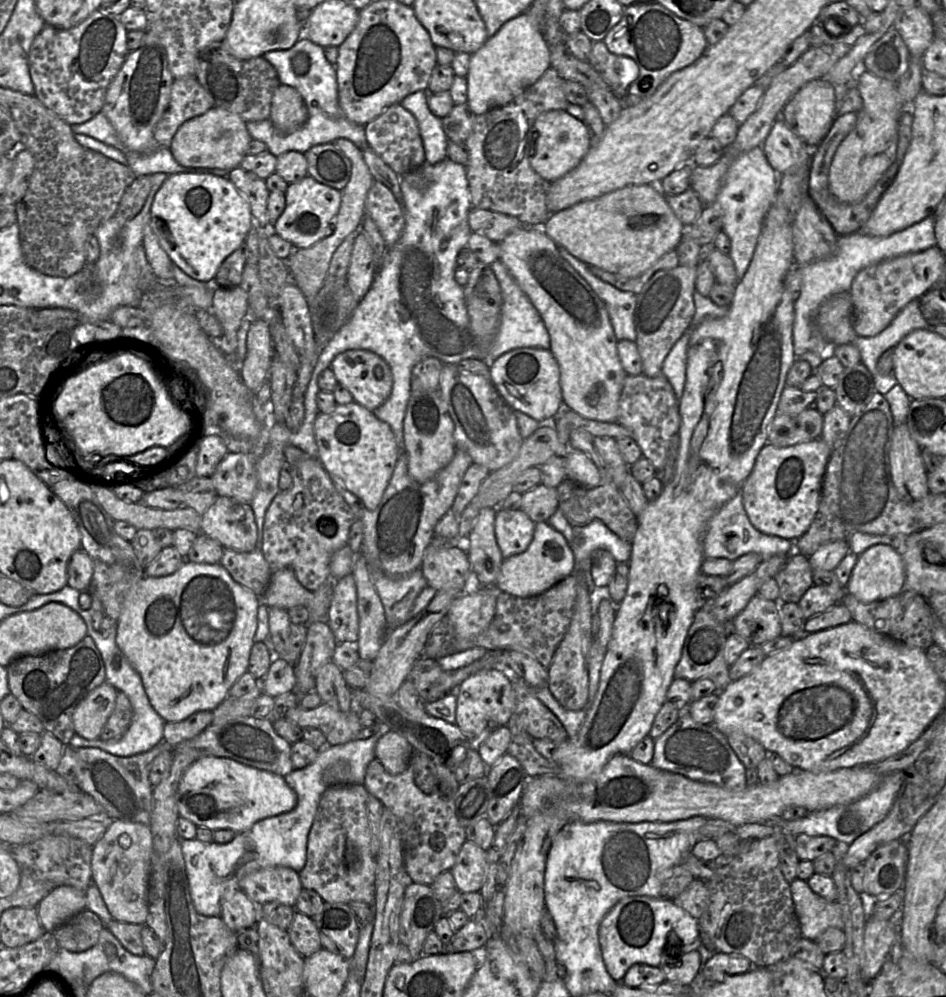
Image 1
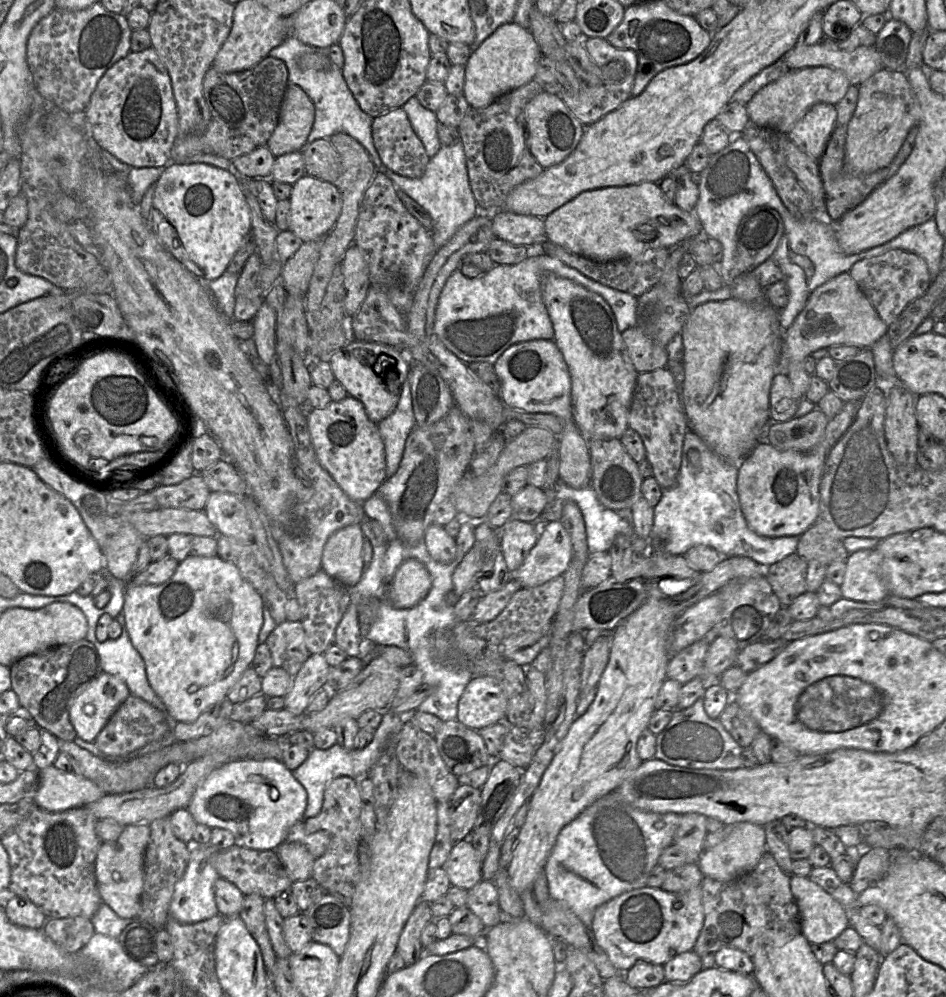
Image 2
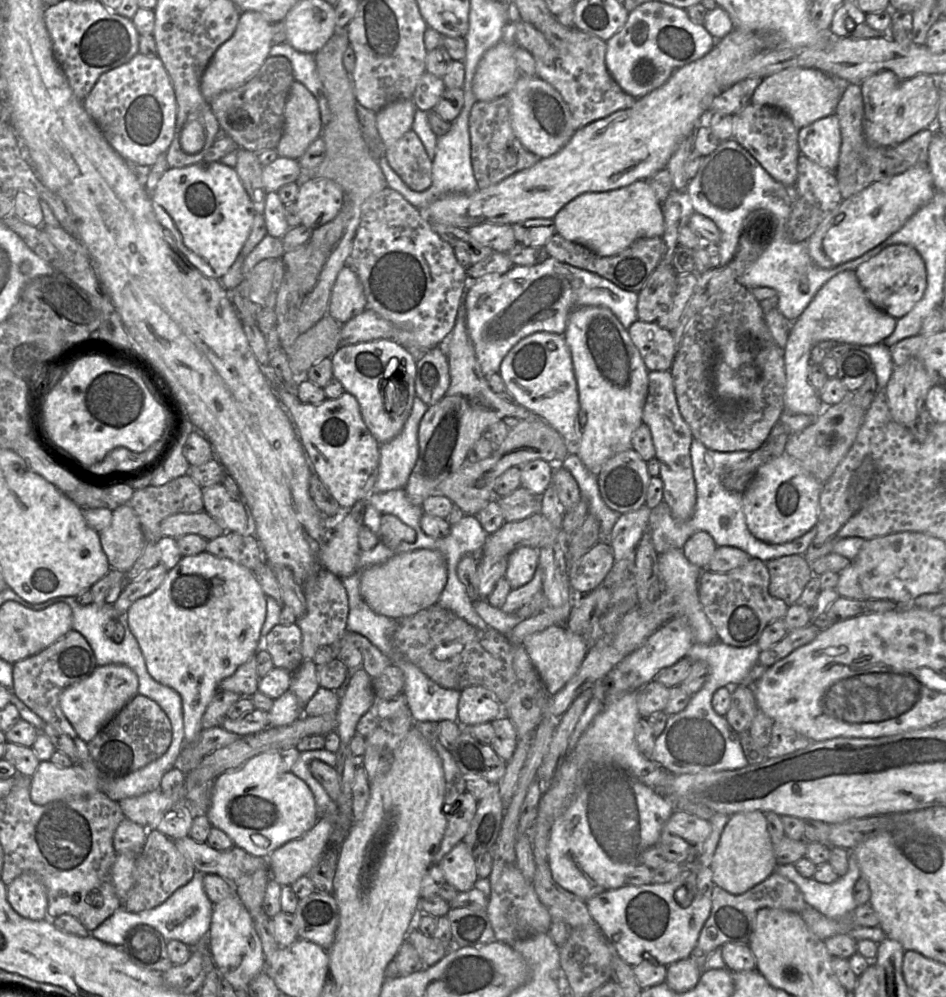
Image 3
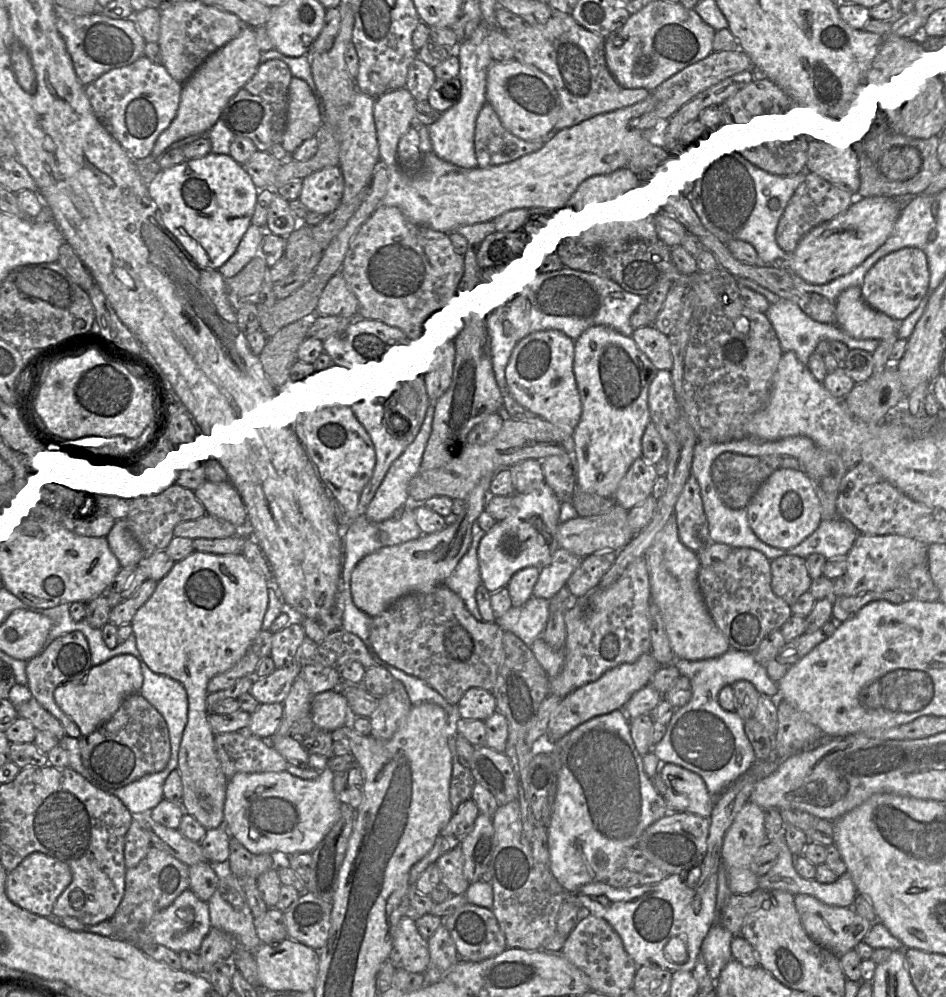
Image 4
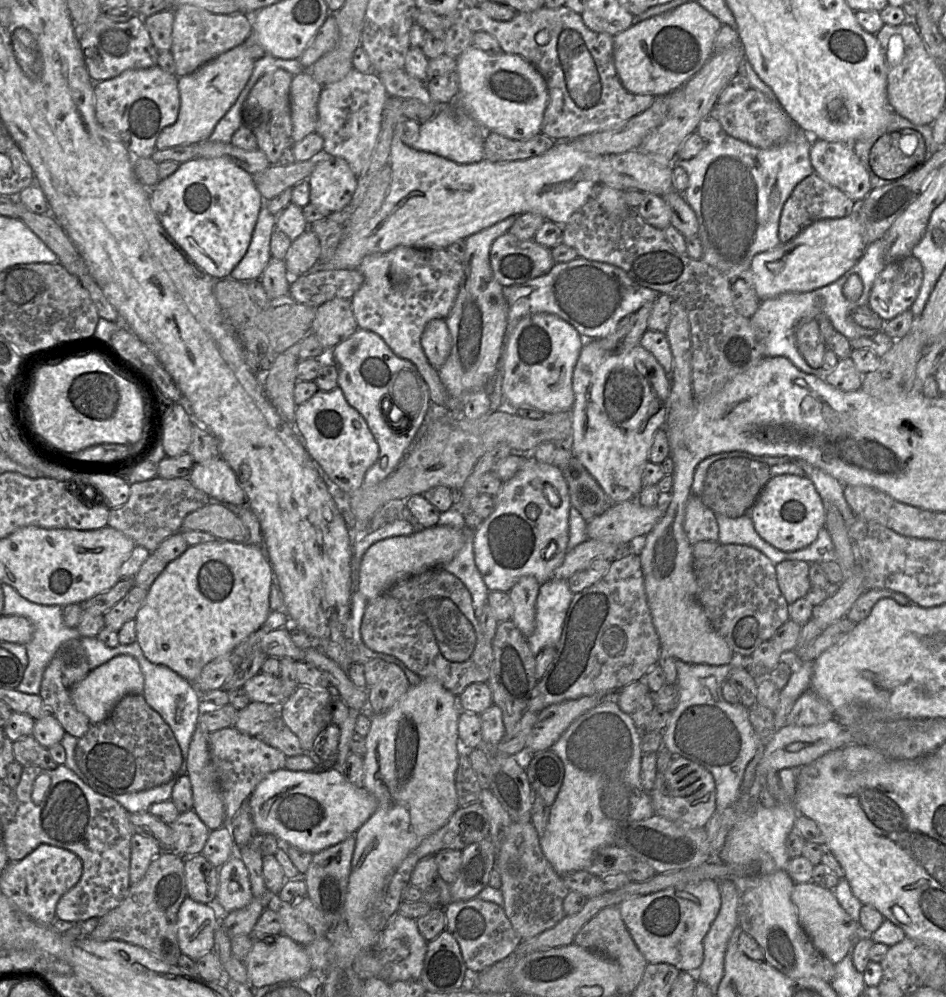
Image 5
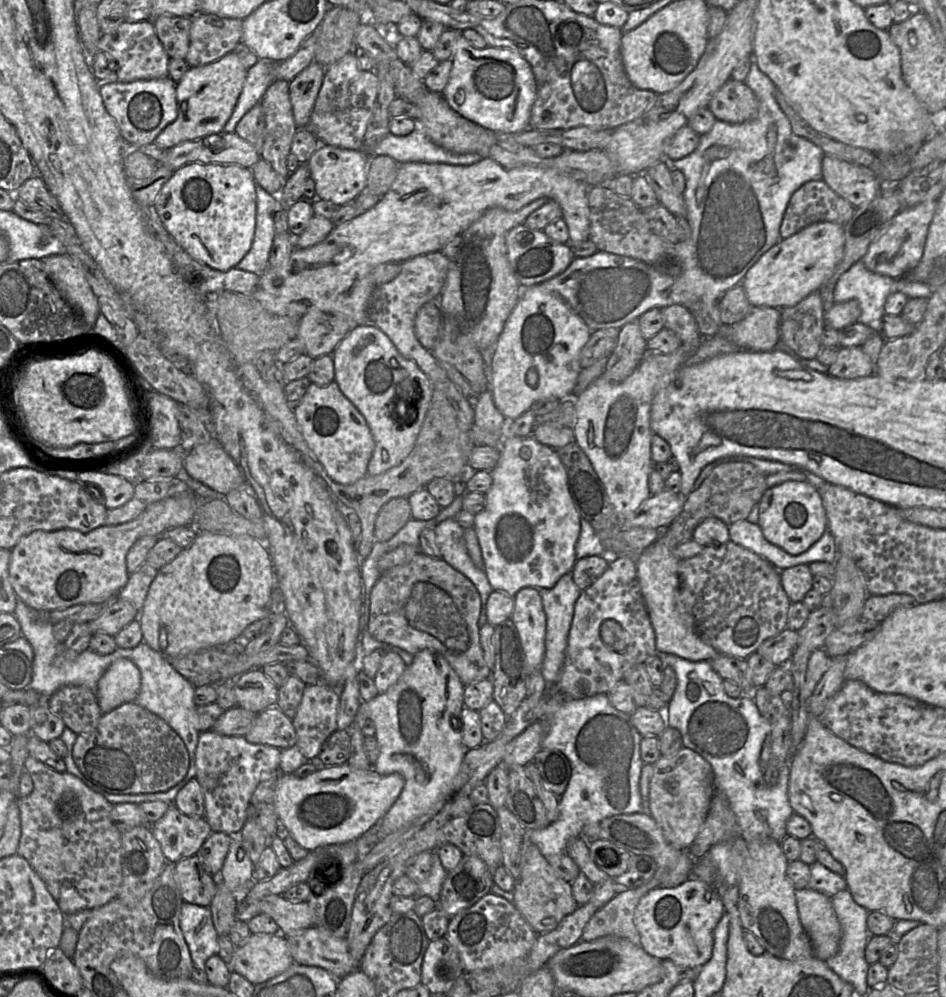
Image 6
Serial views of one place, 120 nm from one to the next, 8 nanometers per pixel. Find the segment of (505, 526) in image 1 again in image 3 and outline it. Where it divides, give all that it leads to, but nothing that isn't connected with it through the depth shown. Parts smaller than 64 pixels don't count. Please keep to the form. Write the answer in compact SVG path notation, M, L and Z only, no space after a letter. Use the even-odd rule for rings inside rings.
M521 546L508 555L505 578L511 589L519 588L532 580L538 567L538 550Z

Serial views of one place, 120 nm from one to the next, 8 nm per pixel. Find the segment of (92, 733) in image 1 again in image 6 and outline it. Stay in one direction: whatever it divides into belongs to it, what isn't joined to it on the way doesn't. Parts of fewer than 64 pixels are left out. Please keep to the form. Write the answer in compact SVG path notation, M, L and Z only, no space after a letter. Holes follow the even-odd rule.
M118 658L105 670L94 691L102 714L132 702L140 690L140 671L129 659Z

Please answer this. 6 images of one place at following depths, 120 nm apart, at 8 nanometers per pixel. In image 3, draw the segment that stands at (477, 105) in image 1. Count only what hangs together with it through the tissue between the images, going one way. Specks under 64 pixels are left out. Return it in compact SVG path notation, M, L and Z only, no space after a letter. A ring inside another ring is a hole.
M499 41L495 46L486 51L478 63L472 89L477 101L492 101L506 96L514 87L521 76L514 57L516 48L514 41Z

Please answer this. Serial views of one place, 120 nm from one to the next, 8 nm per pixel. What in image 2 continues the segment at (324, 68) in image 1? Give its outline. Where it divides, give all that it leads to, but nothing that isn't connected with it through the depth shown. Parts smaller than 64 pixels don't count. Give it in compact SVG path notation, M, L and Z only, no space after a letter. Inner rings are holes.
M287 37L281 45L271 49L268 54L268 56L280 59L286 64L288 69L289 83L300 86L309 96L309 98L312 100L315 106L315 119L311 132L307 138L306 145L318 139L329 139L331 136L339 132L346 133L352 136L353 138L355 138L365 148L377 171L379 171L380 167L382 167L382 161L374 146L372 138L372 122L374 118L370 117L360 108L359 104L355 100L354 96L352 95L351 91L349 90L343 78L341 68L338 68L335 65L331 65L330 68L327 70L315 70L315 69L301 70L298 67L297 58L299 55L304 53L313 53L317 51L326 51L326 50L320 50L312 46L306 45L296 37Z

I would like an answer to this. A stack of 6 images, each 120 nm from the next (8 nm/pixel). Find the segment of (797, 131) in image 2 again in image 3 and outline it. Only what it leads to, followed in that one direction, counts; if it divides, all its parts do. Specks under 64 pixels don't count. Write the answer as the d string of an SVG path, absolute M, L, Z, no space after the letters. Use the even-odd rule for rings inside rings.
M831 114L798 130L801 154L832 172L837 167L841 133L838 117Z

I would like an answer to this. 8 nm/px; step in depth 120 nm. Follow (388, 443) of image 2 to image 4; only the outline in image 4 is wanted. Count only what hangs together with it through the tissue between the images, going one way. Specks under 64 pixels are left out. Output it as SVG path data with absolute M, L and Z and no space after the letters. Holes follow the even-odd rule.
M427 399L427 410L417 427L412 433L412 440L405 450L391 463L384 477L382 478L375 494L365 509L365 516L371 522L383 522L403 508L408 499L408 485L411 479L419 472L422 456L431 434L434 400Z

